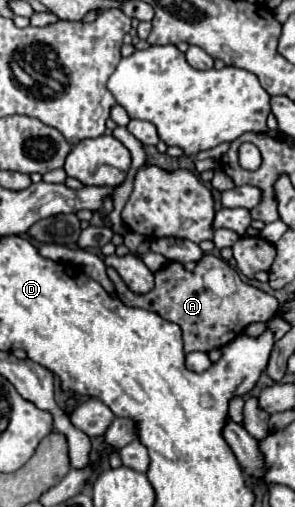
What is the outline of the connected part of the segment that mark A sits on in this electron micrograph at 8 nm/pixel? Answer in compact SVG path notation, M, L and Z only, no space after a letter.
M205 255L199 263L195 271L187 271L181 263L167 263L163 269L159 269L155 273L155 289L151 289L145 295L137 295L133 293L117 275L115 269L107 269L109 279L115 283L115 291L117 297L129 305L129 307L141 307L147 311L155 311L157 315L161 315L167 321L173 321L177 325L181 325L183 329L183 341L185 341L185 353L191 351L203 351L209 353L213 349L221 349L225 347L229 341L233 341L237 335L243 333L243 329L251 323L261 323L261 321L269 321L275 311L277 311L277 299L255 289L249 283L241 283L237 281L237 291L233 295L227 297L217 297L213 291L209 291L203 283L203 273L209 271L213 265L227 265L223 259L217 259L213 255Z

